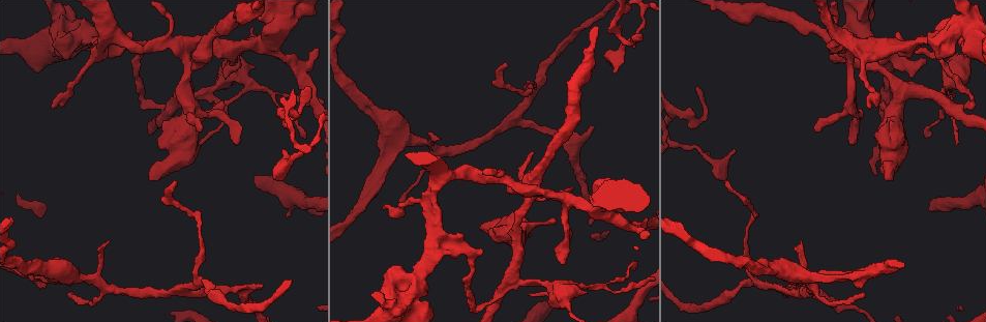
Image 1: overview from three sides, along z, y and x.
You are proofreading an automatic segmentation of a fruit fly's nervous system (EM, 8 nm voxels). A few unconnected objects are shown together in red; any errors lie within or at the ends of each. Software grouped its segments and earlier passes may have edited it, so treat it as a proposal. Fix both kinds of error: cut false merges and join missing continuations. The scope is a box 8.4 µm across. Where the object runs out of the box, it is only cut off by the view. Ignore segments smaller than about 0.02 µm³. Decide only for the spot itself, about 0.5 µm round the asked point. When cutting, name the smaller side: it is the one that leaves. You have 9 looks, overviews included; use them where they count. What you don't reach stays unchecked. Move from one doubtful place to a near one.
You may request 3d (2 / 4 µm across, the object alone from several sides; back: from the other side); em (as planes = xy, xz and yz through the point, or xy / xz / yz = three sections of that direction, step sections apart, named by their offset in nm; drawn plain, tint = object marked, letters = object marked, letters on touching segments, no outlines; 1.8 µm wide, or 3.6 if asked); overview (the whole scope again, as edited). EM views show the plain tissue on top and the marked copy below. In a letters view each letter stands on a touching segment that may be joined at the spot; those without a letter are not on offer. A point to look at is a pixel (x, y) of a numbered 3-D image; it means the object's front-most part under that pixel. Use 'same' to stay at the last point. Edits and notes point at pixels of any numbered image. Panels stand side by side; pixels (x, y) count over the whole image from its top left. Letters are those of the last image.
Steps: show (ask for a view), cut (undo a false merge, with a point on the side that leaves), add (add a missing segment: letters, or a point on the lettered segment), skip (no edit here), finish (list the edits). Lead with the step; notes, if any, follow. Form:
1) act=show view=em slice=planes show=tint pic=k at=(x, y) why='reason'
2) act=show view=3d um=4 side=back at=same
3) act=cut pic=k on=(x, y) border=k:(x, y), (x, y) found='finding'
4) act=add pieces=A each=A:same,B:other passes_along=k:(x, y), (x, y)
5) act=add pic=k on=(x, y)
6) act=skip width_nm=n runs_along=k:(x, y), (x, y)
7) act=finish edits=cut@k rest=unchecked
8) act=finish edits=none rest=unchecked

act=show view=em slice=planes show=letters pic=1 at=(615, 33) why='sharp bend'

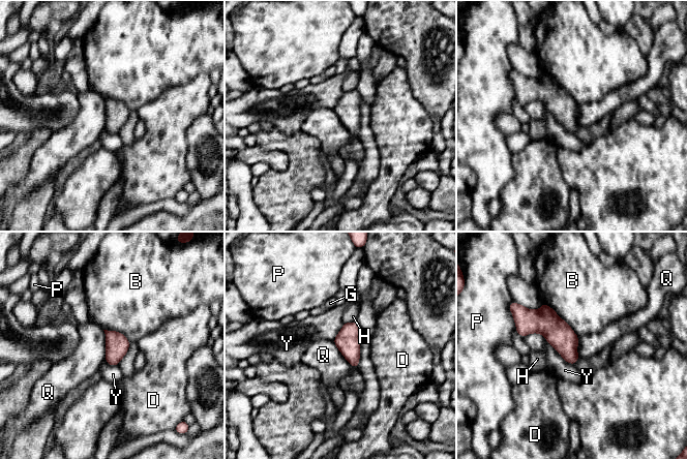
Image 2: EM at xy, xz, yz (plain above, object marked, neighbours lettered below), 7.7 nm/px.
act=skip each=B:other,D:other,G:other,H:other,P:other,Q:other,Y:other runs_along=2:(519, 315), (540, 320), (573, 361) found='one neuron here'

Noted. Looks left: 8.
act=show view=em slice=planes show=letters pic=1 at=(937, 97) why='sudden change in width'

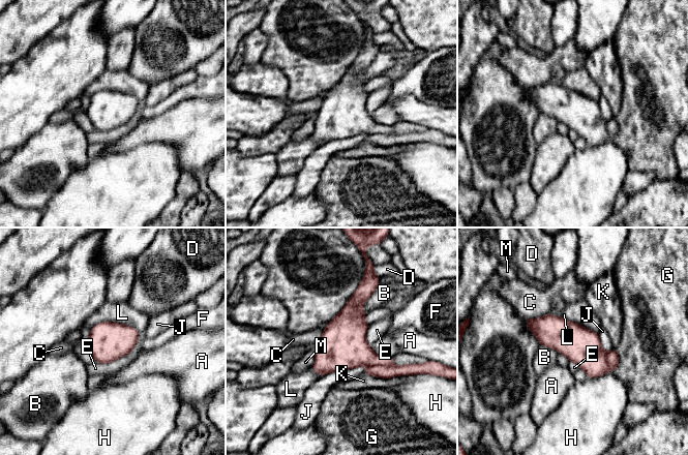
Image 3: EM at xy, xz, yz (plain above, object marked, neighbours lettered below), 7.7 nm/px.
act=cut pic=3 on=(352, 351) each=A:other,B:other,C:other,D:other,E:other,F:other,G:other,H:other,J:other,K:other,L:other,M:other part_leaving=3:(528, 321), (570, 338), (606, 368) found='two neurons meet here'

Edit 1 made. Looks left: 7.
act=show view=overview why='see it whole again'

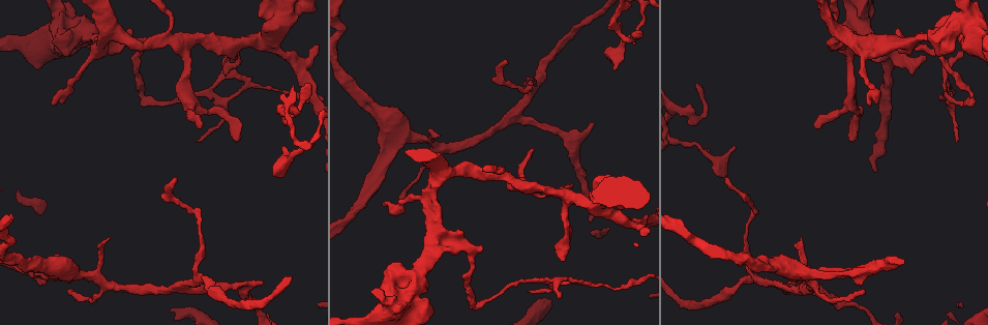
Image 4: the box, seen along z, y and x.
act=show view=em slice=yz step=4 show=tint pic=4 at=(391, 303) why='sharp bend'

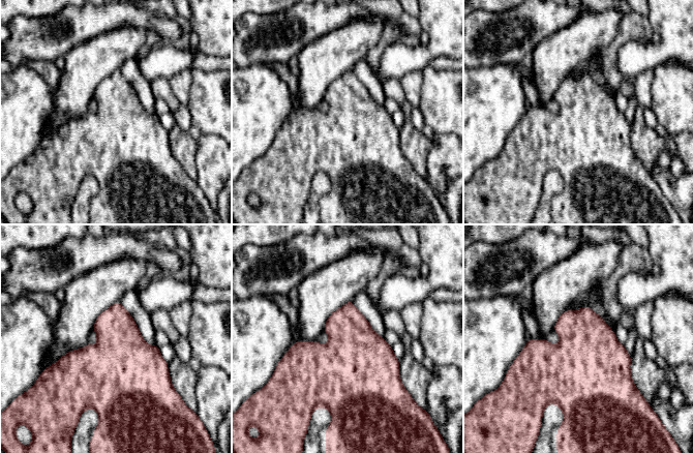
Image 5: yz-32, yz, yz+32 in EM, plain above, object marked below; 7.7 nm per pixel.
act=show view=em slice=planes show=letters at=same why='another direction'

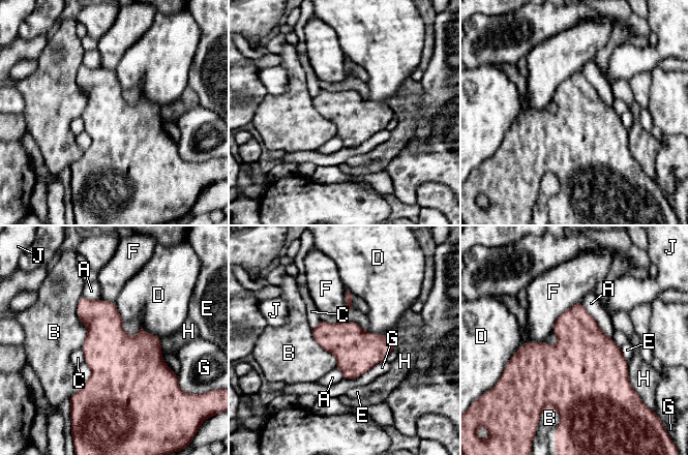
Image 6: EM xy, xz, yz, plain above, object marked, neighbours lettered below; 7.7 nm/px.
act=skip longest_contact=B:420nm each=A:other,B:other,C:other,D:other,E:other,F:other,G:other,H:other,J:other found='one neuron here'

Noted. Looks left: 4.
act=finish edits=cut@3 rest=unchecked

